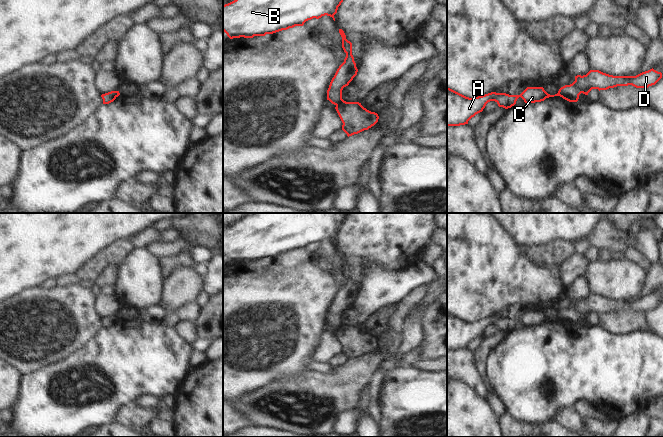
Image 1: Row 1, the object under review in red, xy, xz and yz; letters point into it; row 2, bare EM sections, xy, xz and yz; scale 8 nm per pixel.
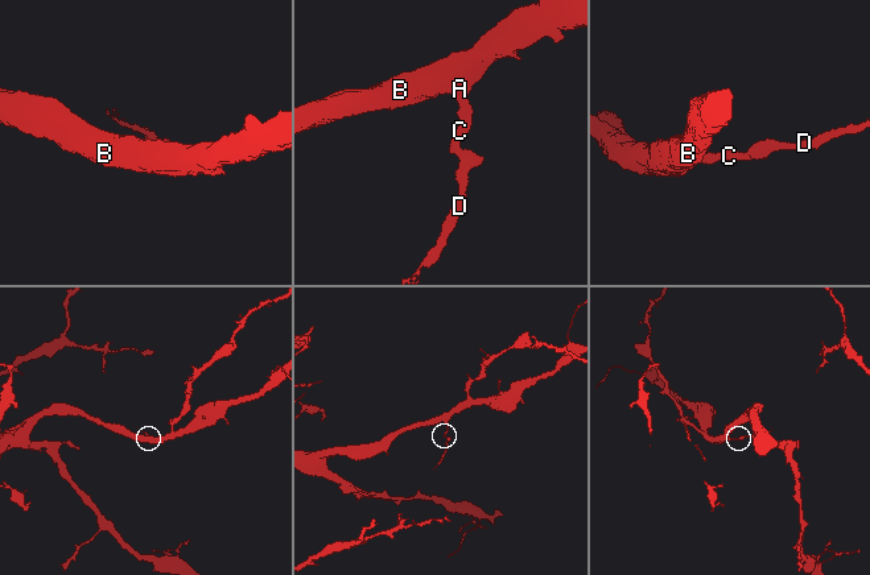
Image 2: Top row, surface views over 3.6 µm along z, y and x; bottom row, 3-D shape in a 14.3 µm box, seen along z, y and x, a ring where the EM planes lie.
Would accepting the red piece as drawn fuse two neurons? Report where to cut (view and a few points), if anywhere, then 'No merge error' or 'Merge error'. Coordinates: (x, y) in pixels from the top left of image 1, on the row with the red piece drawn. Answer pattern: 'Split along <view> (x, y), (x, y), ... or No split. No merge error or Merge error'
Split along xz (342, 99), (336, 105). Merge error

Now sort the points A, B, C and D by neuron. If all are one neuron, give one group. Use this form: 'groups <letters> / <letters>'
groups A B C / D

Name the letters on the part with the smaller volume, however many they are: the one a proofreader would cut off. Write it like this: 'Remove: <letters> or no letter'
Remove: D

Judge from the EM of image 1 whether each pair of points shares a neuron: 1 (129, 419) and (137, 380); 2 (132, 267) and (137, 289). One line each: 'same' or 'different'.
1: different
2: same

